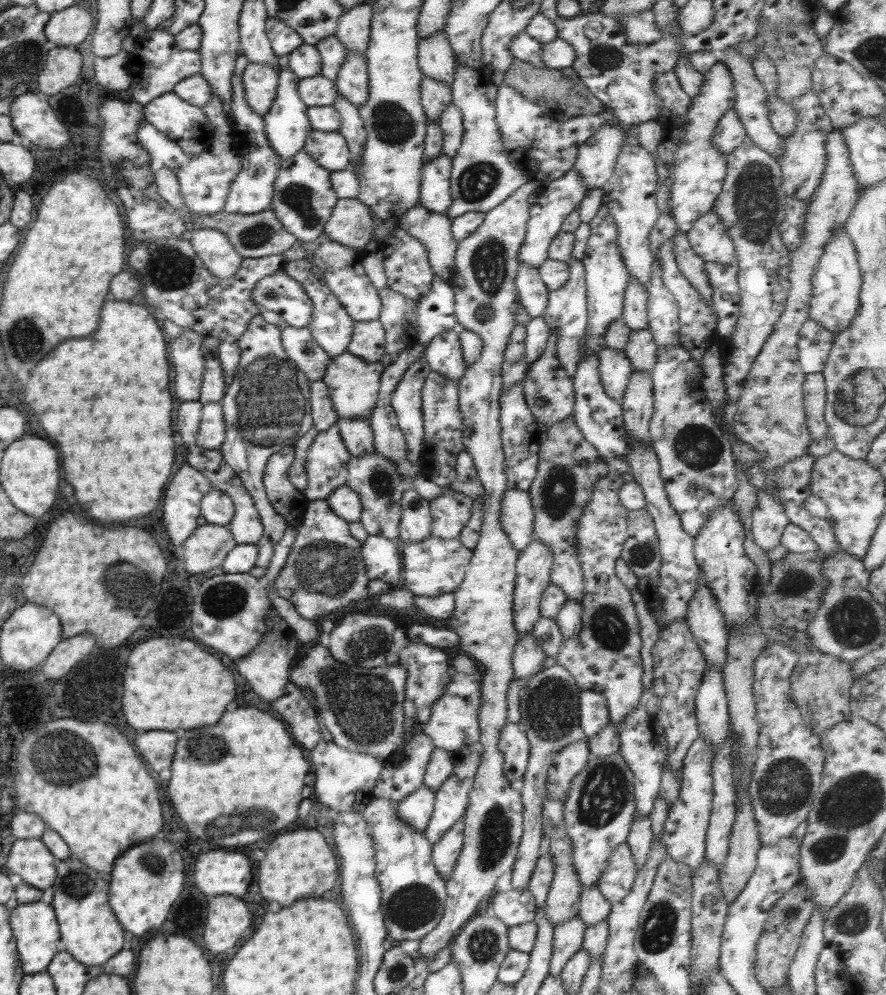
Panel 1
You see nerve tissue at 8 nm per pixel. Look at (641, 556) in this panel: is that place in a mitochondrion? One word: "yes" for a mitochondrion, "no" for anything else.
yes

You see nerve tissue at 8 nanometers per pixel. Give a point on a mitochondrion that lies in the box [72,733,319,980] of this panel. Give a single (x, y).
(152, 862)

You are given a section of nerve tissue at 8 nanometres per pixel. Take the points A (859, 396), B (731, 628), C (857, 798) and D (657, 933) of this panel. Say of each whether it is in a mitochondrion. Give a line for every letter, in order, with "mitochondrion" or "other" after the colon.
A: mitochondrion
B: other
C: mitochondrion
D: mitochondrion

